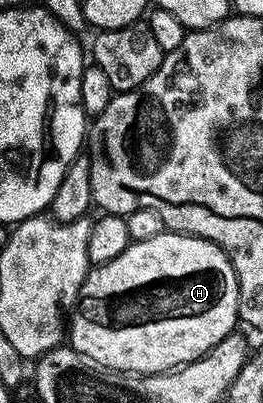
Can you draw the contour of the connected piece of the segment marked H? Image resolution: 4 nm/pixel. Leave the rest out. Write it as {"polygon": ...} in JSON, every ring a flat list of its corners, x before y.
{"polygon":[[171,229,164,230,163,234,157,237,149,237,149,241,130,243,125,253,113,257,113,261,92,266,81,285,81,293,69,316,69,346,74,351,89,357,94,363,99,364,100,367,106,367,109,371,133,375,156,375,162,371,173,371,176,367,184,367,185,364,200,359,201,356,213,350,225,336,236,330,239,323,239,310,237,309,239,282,233,273,231,260,218,245,210,243,208,239,199,239,196,235,186,233,178,234,174,235]]}

